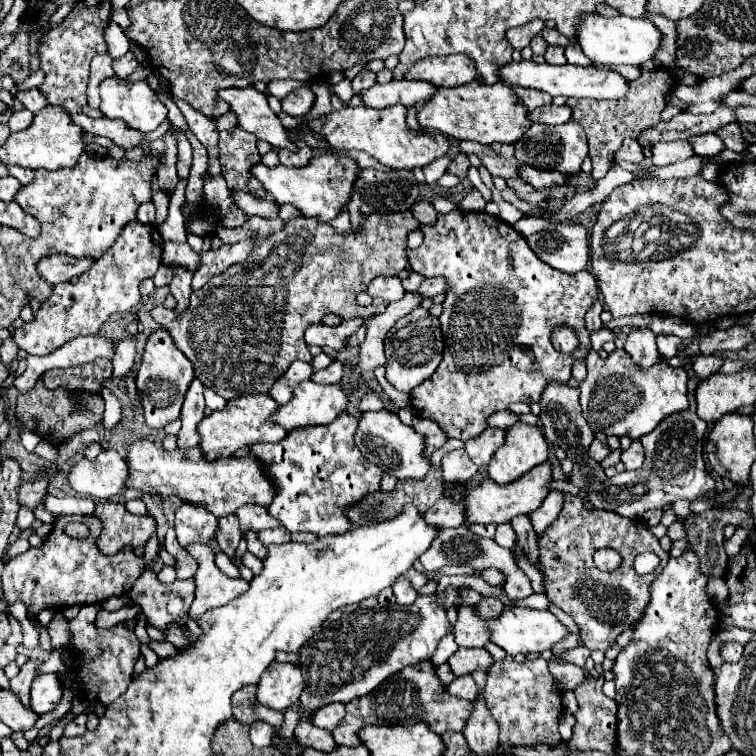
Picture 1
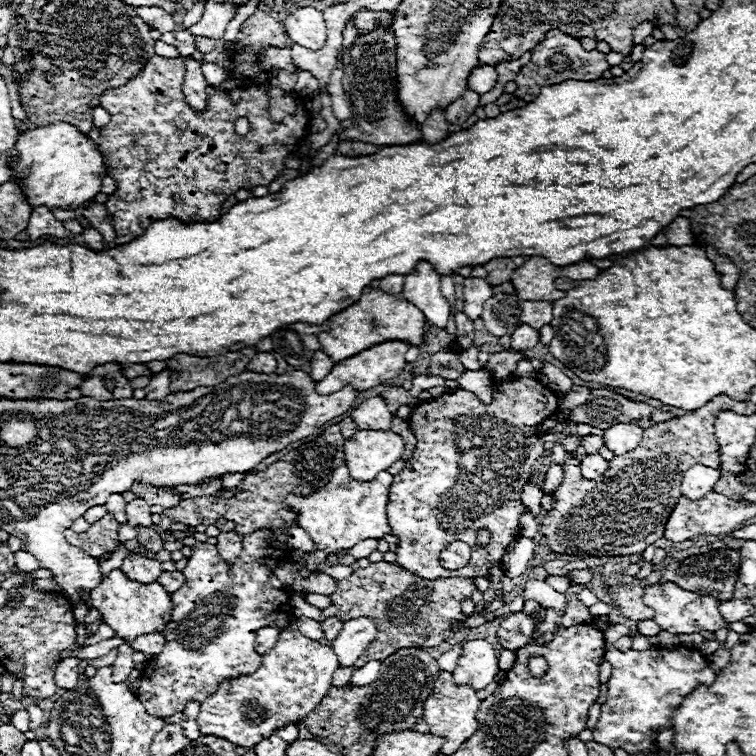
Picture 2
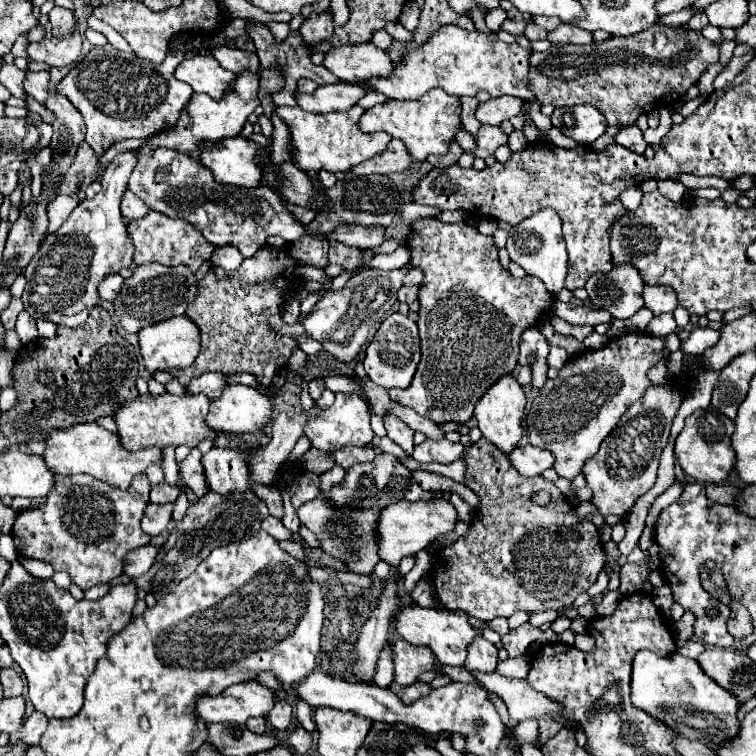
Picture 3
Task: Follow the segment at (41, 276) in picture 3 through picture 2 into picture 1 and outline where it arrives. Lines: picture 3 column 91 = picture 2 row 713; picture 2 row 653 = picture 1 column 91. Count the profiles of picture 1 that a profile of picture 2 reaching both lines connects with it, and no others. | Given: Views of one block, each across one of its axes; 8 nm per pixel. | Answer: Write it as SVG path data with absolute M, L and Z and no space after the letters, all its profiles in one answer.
M132 220L128 226L124 226L122 234L118 236L118 240L106 250L106 254L102 258L98 258L94 262L94 266L84 272L78 280L78 284L66 282L66 284L56 284L52 296L48 298L48 302L42 304L42 308L34 314L34 320L24 324L22 328L18 328L12 336L12 340L16 342L16 346L20 350L24 350L26 354L32 356L46 356L50 352L54 352L56 348L60 348L64 342L76 338L76 336L88 336L88 334L96 334L100 330L100 326L104 324L104 320L110 314L116 312L128 312L132 310L138 302L140 302L140 292L138 292L138 284L144 278L152 278L156 274L156 270L162 264L162 238L156 226L148 226L142 224L138 220Z

